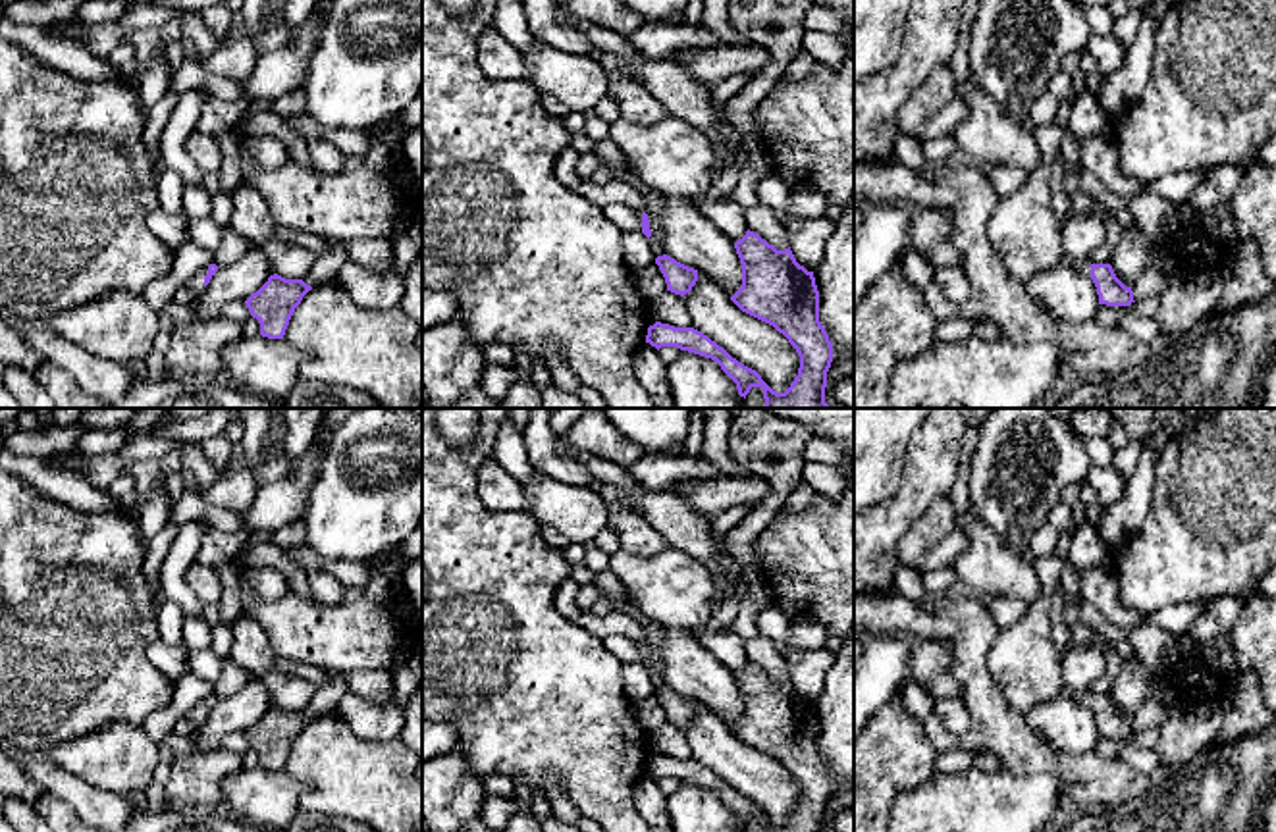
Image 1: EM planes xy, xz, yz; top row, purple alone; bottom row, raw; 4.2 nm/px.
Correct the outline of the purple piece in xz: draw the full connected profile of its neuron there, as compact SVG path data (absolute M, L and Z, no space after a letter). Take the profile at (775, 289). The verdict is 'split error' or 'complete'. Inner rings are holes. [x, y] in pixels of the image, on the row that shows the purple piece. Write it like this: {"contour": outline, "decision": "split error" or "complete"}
{"contour": "M758 233L734 243L742 264L742 285L731 300L746 314L773 325L800 356L798 376L784 393L773 391L761 376L732 358L723 347L694 327L655 322L646 343L677 347L715 360L746 399L752 387L763 389L765 408L829 408L825 403L833 343L819 322L819 291L813 272L800 266L790 250L777 250Z", "decision": "complete"}

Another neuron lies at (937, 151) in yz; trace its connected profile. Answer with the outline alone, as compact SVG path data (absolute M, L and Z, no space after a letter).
M950 135L921 141L921 146L927 168L944 166L946 160L958 150L958 144Z

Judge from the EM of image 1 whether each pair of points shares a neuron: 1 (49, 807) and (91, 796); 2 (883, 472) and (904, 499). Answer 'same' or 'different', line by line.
1: different
2: different

